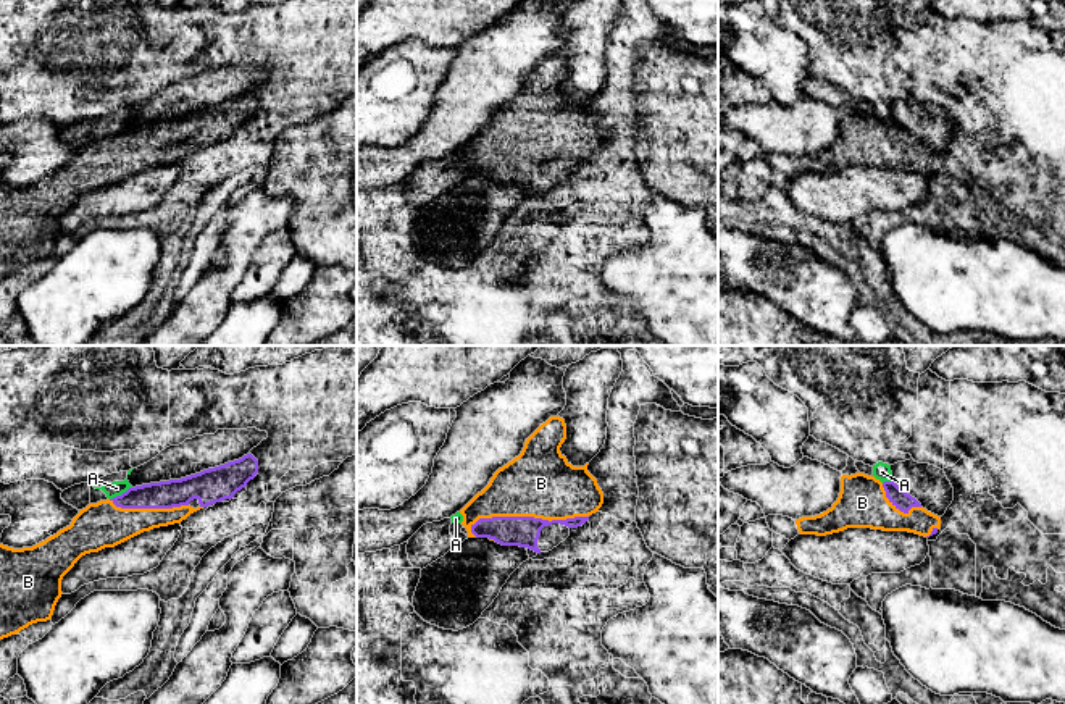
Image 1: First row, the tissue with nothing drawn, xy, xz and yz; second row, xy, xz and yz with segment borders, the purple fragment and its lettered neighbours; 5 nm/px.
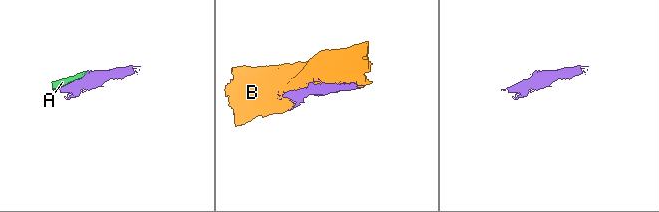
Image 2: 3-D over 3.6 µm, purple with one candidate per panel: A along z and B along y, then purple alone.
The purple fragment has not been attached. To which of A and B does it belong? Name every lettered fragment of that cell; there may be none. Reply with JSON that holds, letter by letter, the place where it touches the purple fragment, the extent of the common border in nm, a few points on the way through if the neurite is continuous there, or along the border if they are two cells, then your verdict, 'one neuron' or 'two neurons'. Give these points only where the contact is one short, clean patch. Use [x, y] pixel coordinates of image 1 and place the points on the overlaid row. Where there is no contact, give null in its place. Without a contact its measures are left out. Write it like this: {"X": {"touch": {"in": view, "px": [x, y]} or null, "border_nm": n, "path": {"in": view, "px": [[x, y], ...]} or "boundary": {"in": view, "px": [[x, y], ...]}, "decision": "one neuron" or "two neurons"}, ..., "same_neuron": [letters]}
{"A": {"touch": {"in": "xy", "px": [121, 494]}, "border_nm": 130, "decision": "two neurons"}, "B": {"touch": {"in": "xz", "px": [528, 517]}, "border_nm": 600, "decision": "one neuron"}, "same_neuron": ["B"]}

